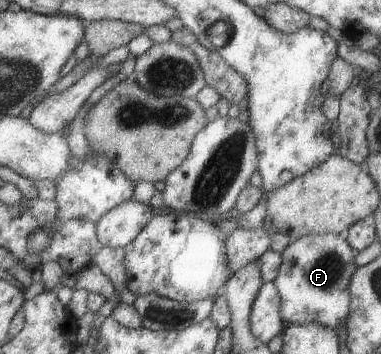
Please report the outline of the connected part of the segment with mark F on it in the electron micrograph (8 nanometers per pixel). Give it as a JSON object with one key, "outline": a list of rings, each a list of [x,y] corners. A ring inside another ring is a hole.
{"outline":[[[326,233],[298,237],[287,244],[281,252],[274,286],[280,298],[280,316],[285,324],[318,324],[337,333],[338,326],[346,324],[350,296],[348,282],[356,270],[354,250],[344,234]]]}

